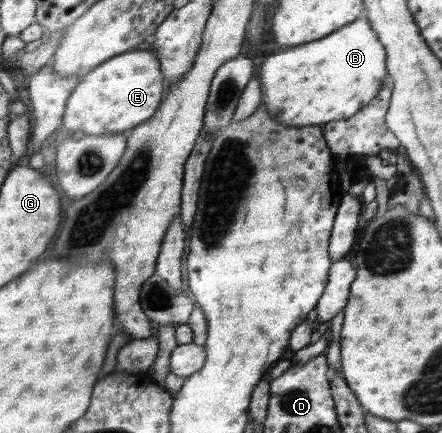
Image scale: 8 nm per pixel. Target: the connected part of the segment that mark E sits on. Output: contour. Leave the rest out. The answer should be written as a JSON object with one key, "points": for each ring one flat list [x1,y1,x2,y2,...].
{"points":[[133,49,107,60,89,71,80,84,69,96,68,107,65,108,64,131,81,131,85,135,113,135,114,133,126,134,133,128,152,119,159,110,164,98,164,73,161,72,160,61,149,50]]}

